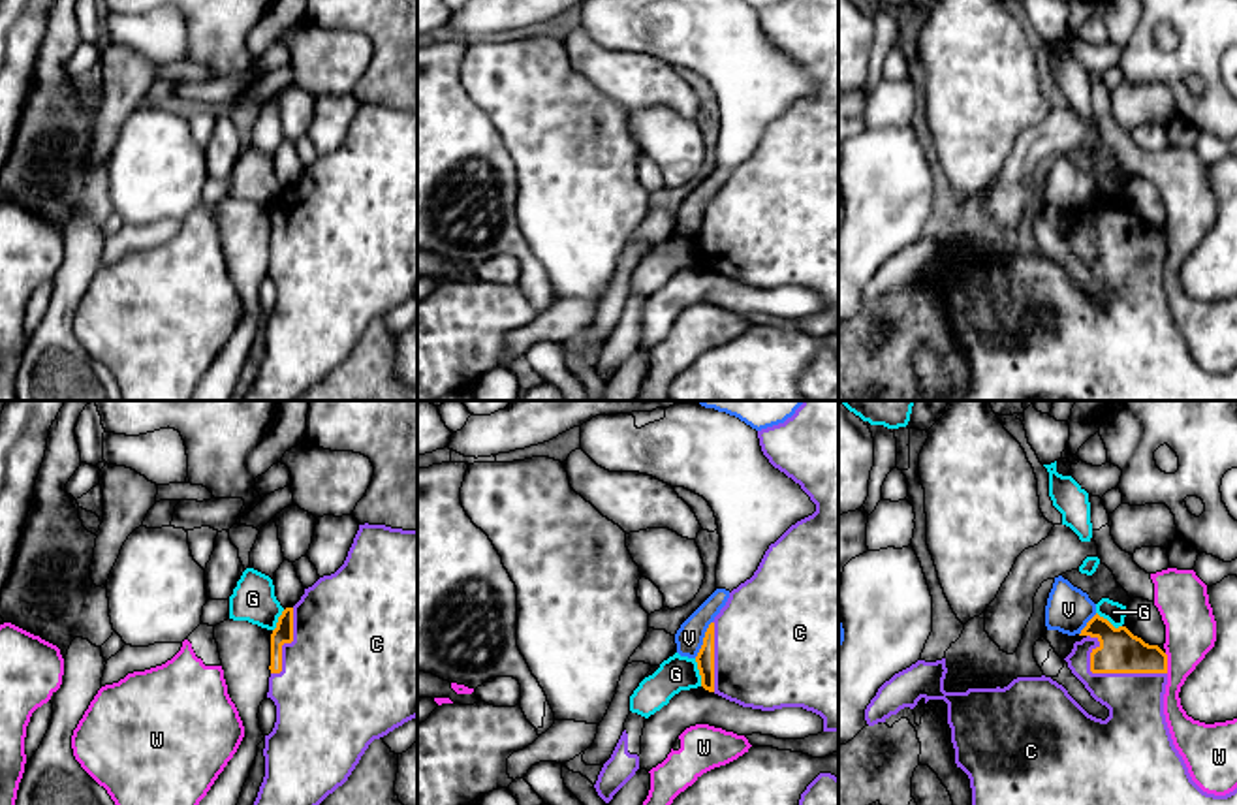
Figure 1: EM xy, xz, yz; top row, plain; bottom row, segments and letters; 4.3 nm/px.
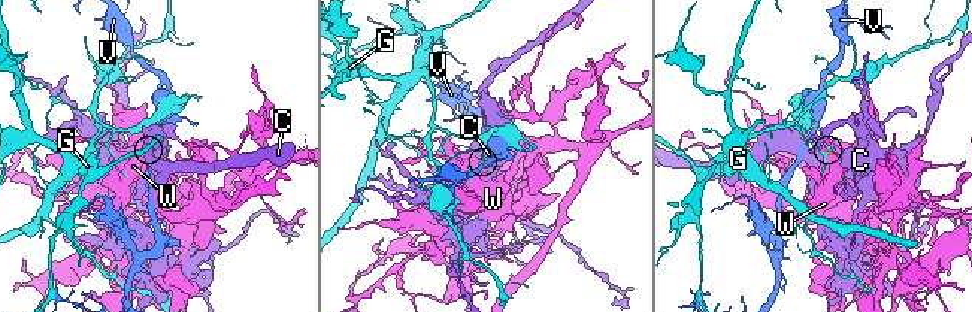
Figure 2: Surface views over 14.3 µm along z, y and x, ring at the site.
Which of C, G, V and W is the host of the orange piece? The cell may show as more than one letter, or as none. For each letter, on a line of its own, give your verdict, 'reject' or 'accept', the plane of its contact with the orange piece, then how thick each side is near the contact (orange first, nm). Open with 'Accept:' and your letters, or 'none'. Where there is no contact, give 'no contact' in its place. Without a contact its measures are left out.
Accept: C
C: accept | yz | 180/240 nm
G: reject | xz | 80/150 nm
V: reject | xz | 80/120 nm
W: reject | yz | 180/220 nm

